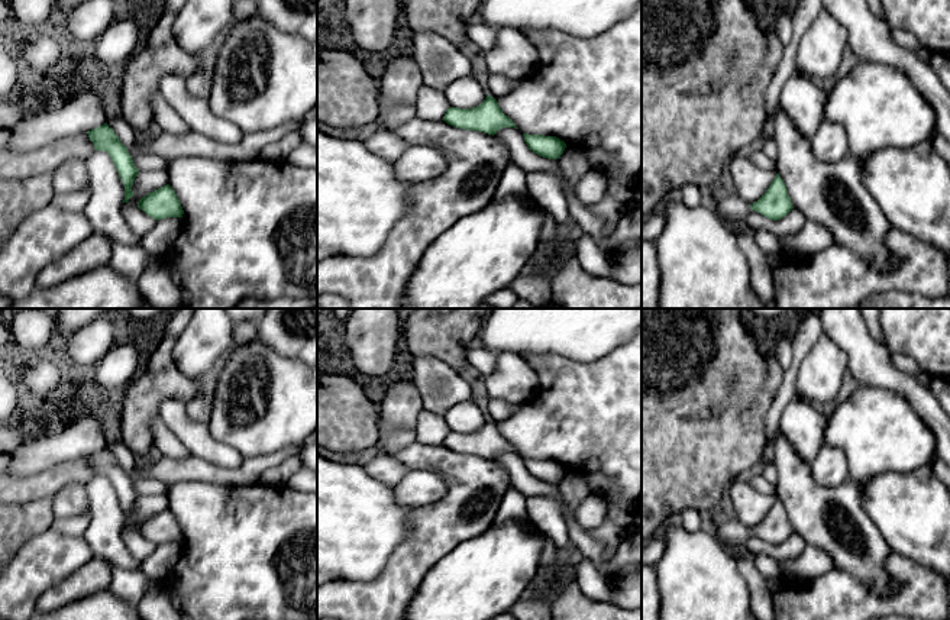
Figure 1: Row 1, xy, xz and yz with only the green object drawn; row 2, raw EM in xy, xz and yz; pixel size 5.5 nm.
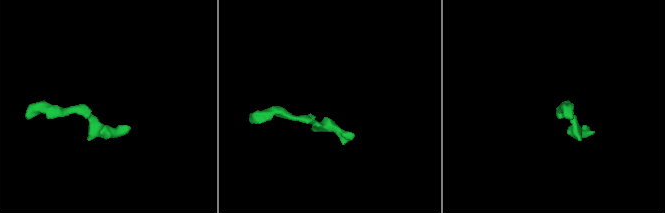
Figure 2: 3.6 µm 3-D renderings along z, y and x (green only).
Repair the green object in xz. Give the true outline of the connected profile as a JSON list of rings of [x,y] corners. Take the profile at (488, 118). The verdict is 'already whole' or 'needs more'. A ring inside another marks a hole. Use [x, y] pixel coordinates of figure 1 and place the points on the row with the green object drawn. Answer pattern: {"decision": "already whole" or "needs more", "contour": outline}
{"decision": "already whole", "contour": [[[489,94],[479,106],[472,109],[449,107],[443,120],[459,129],[478,130],[492,136],[503,127],[517,127]]]}

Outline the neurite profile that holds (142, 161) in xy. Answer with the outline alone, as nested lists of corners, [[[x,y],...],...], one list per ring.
[[[130,154],[135,167],[142,169],[165,169],[169,161],[154,154]]]

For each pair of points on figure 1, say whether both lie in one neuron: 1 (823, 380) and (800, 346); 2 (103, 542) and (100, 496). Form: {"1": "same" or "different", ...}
{"1": "different", "2": "same"}

